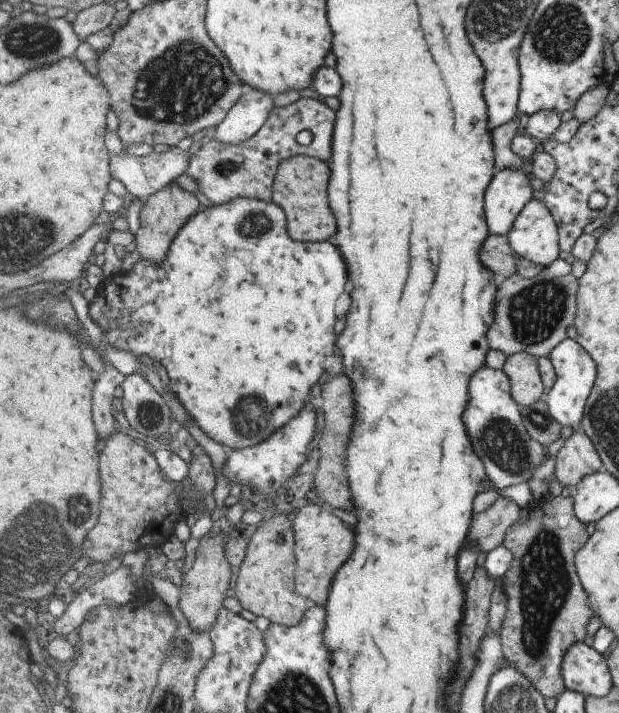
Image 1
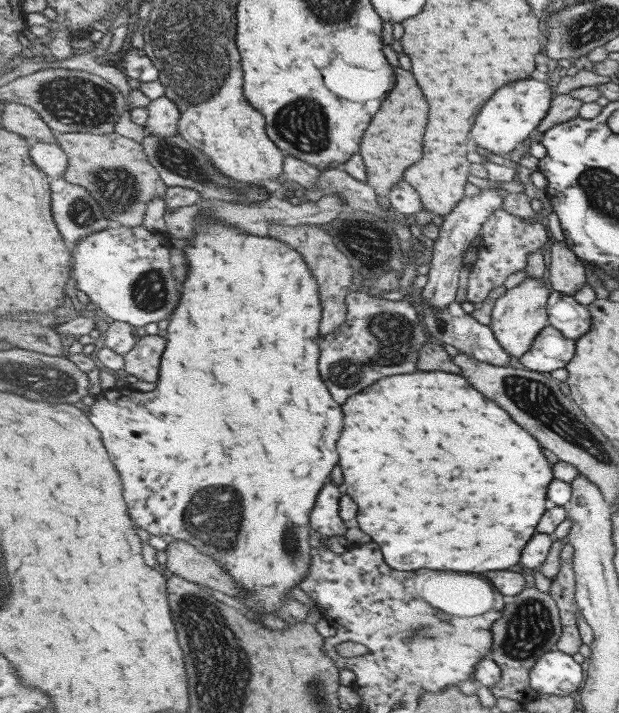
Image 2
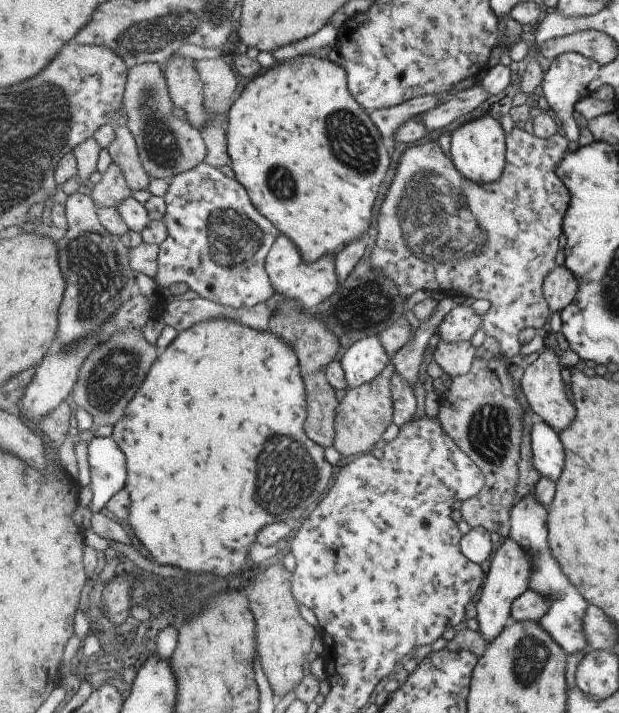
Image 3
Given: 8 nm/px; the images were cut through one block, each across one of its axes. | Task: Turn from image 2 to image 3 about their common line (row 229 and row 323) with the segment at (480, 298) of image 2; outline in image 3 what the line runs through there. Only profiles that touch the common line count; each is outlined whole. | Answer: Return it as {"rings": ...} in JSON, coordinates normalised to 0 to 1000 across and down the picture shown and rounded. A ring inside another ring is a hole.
{"rings":[[[832,174],[819,188],[821,222],[814,244],[803,255],[780,261],[751,250],[735,236],[732,219],[719,216],[709,199],[661,203],[645,224],[628,272],[614,283],[606,300],[609,330],[599,353],[603,376],[632,390],[651,418],[683,407],[693,412],[716,410],[722,426],[733,429],[767,426],[777,418],[792,422],[779,460],[787,471],[805,478],[813,501],[835,499],[842,491],[838,468],[845,461],[863,460],[876,467],[892,440],[880,418],[880,393],[900,373],[903,349],[911,344],[911,306],[924,285],[919,264],[900,247],[900,233],[919,210],[919,196],[913,192],[905,181],[887,195],[874,195]]]}

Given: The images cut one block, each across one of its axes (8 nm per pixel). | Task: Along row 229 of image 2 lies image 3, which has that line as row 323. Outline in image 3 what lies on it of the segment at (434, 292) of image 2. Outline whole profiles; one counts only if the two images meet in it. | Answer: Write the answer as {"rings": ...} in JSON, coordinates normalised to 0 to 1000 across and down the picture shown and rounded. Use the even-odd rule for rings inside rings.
{"rings":[[[761,428],[733,429],[706,459],[709,478],[754,480],[779,460],[782,445],[774,443]]]}

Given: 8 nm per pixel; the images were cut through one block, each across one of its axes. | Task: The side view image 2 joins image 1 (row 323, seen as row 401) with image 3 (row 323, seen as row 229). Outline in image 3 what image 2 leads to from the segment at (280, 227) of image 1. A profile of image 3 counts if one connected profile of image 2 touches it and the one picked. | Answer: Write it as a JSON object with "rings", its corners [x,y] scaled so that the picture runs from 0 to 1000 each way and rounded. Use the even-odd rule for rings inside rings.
{"rings":[[[360,446],[354,449],[334,449],[309,457],[302,463],[297,463],[294,467],[288,467],[286,474],[279,478],[279,482],[273,485],[273,488],[267,489],[267,494],[260,496],[260,505],[254,505],[254,511],[247,513],[247,522],[241,522],[241,533],[231,539],[231,544],[221,550],[218,560],[208,565],[207,575],[202,576],[202,583],[184,596],[184,603],[181,606],[183,617],[189,619],[189,623],[195,626],[195,631],[202,634],[202,640],[205,640],[205,645],[208,645],[208,679],[204,677],[202,686],[212,690],[212,701],[215,701],[215,707],[212,707],[212,724],[207,727],[207,732],[213,739],[218,752],[225,756],[225,759],[231,763],[236,771],[242,776],[246,783],[255,791],[270,791],[270,794],[286,794],[286,797],[296,799],[302,799],[302,804],[312,811],[323,809],[325,805],[333,808],[339,808],[338,805],[347,805],[347,808],[357,808],[359,811],[370,811],[370,808],[386,808],[386,805],[393,804],[391,808],[399,811],[402,802],[405,801],[402,795],[407,794],[405,788],[405,766],[412,763],[412,757],[415,757],[415,749],[428,741],[428,738],[435,738],[435,735],[441,735],[441,732],[447,731],[472,731],[480,727],[499,727],[511,717],[512,710],[519,705],[519,698],[522,698],[522,693],[532,687],[532,682],[535,682],[535,670],[538,670],[538,662],[544,662],[543,658],[535,652],[528,645],[525,645],[525,628],[519,626],[519,623],[509,623],[506,617],[499,617],[499,612],[493,609],[493,586],[496,586],[496,578],[499,575],[498,561],[496,561],[496,547],[493,541],[493,533],[486,516],[486,505],[483,505],[483,499],[480,499],[480,494],[477,494],[477,488],[470,488],[467,485],[467,480],[457,477],[457,474],[451,474],[444,466],[438,463],[412,463],[412,460],[402,460],[402,457],[393,457],[393,454],[386,454],[386,452],[380,452],[380,449],[360,449]]]}

